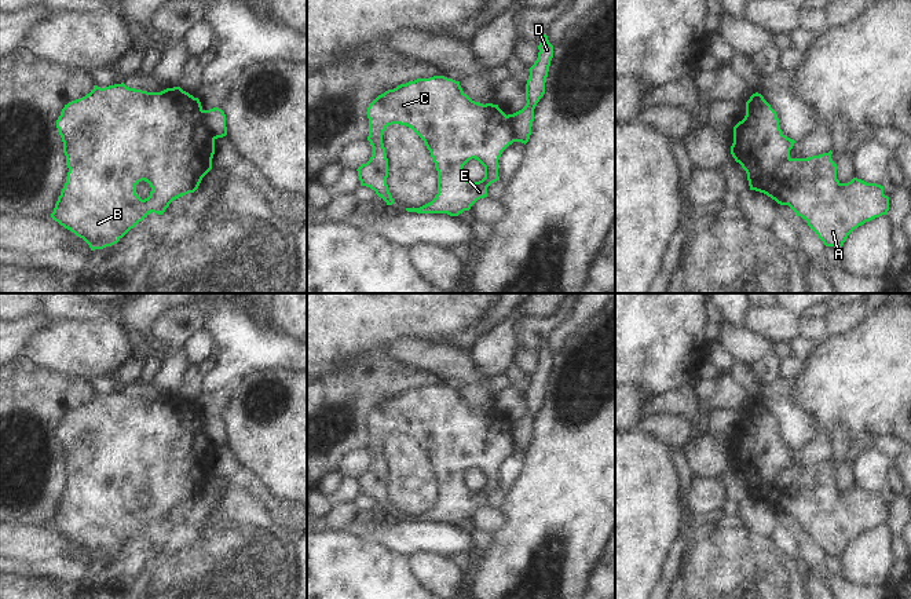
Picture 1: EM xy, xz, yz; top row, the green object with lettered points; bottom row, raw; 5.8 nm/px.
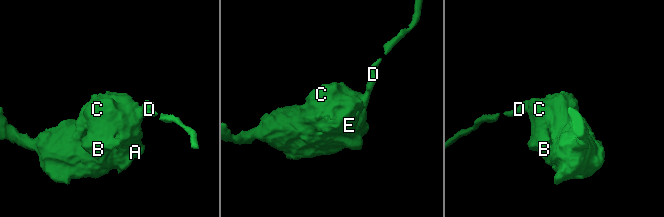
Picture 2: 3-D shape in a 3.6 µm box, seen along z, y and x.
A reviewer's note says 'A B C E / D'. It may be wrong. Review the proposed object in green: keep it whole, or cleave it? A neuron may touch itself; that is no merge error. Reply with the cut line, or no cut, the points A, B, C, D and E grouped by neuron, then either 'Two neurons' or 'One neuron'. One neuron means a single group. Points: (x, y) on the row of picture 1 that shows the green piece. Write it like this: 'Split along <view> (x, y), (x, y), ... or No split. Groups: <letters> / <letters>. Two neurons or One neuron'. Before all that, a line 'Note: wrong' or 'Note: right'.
Note: right
Split along xy (201, 109), (198, 116), (202, 127), (215, 138). Groups: A B C E / D. Two neurons

